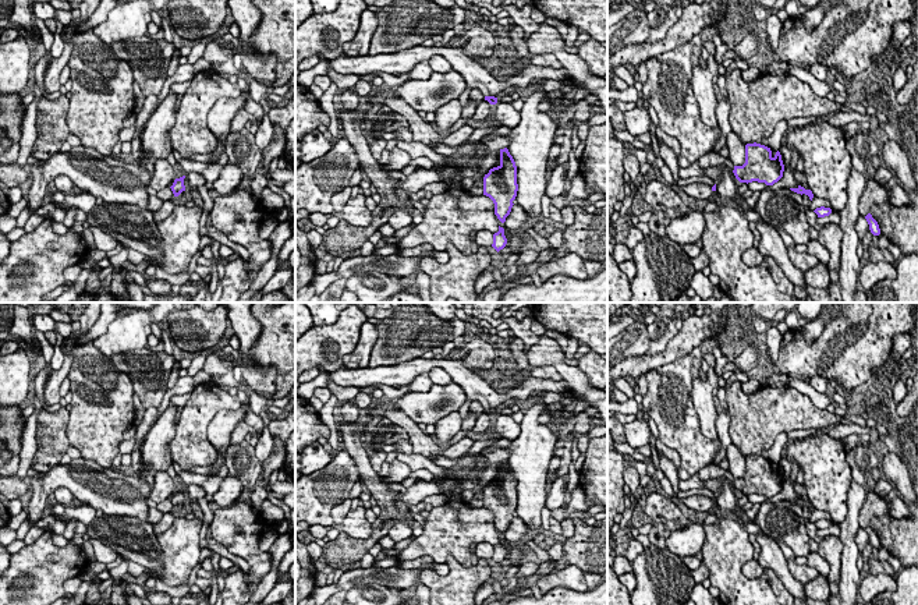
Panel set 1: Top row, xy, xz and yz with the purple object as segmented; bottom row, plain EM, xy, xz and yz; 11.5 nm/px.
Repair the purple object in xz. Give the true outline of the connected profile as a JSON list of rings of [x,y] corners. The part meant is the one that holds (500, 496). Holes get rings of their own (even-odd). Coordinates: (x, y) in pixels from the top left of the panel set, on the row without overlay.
[[[500,461],[500,477],[483,489],[483,507],[495,516],[495,527],[504,535],[517,509],[517,478],[508,461]]]

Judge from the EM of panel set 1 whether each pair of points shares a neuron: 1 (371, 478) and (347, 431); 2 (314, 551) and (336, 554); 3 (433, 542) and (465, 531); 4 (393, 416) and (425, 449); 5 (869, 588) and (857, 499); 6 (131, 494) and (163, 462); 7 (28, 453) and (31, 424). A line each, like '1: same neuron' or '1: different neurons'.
1: same neuron
2: different neurons
3: same neuron
4: same neuron
5: different neurons
6: different neurons
7: same neuron

